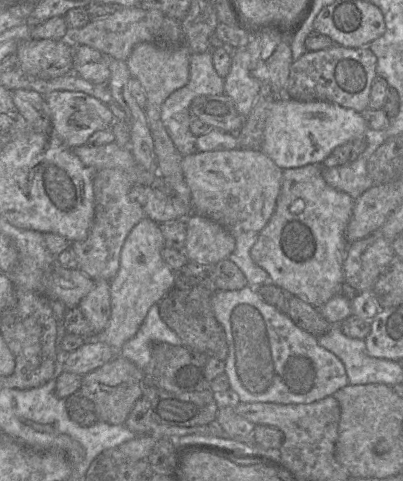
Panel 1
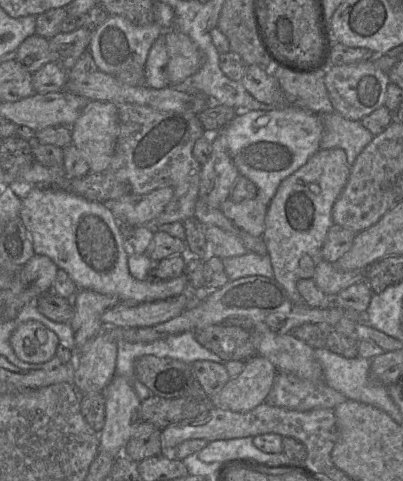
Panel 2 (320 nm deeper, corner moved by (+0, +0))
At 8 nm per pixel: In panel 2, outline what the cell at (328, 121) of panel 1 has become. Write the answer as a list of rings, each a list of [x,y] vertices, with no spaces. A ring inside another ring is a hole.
[[[283,106],[268,111],[238,112],[220,132],[223,132],[228,153],[239,174],[256,185],[257,197],[269,206],[280,183],[320,149],[323,126],[317,114]]]

